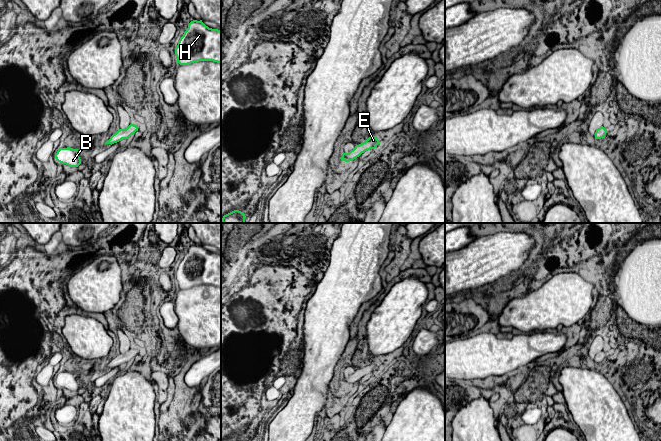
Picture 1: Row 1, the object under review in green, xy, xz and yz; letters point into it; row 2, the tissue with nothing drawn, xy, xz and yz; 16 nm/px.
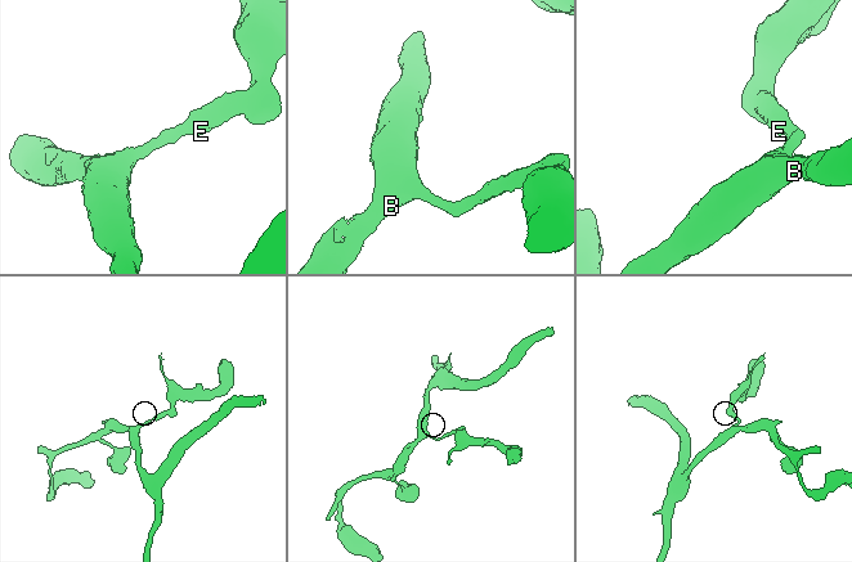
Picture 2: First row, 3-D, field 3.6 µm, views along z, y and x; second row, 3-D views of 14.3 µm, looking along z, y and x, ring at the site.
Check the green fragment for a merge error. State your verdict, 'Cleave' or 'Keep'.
Keep

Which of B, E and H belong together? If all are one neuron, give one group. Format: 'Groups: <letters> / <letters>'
Groups: B E H

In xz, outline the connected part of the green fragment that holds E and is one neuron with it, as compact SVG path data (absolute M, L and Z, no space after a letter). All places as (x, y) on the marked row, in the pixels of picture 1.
M377 136L369 137L365 142L356 145L355 148L351 150L349 153L343 152L341 160L349 162L356 159L367 150L375 149L377 145L380 144L379 140L376 137Z

